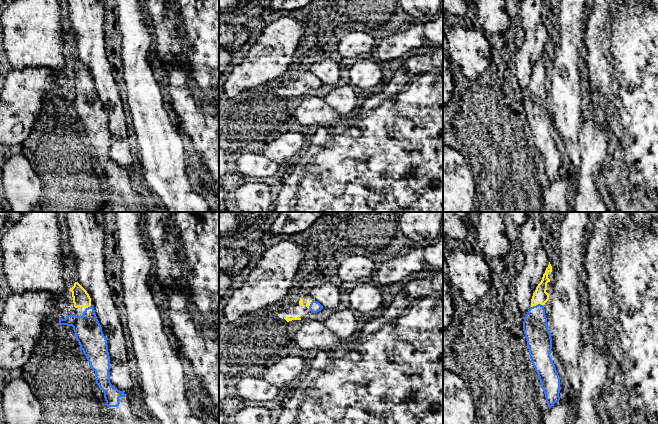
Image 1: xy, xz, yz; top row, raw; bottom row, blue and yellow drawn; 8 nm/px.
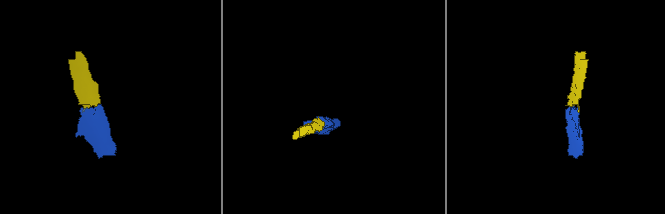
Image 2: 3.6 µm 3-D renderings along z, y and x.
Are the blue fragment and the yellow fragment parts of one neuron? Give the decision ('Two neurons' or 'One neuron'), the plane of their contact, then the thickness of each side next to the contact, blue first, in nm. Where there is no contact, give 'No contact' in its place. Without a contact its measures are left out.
One neuron. Touches blue in yz. Thickness 200 nm (blue) against 120 nm

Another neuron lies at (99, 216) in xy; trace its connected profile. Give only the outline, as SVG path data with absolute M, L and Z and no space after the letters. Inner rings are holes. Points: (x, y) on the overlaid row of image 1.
M94 212L96 222L99 228L105 233L105 235L114 233L113 230L108 230L104 223L104 212Z

